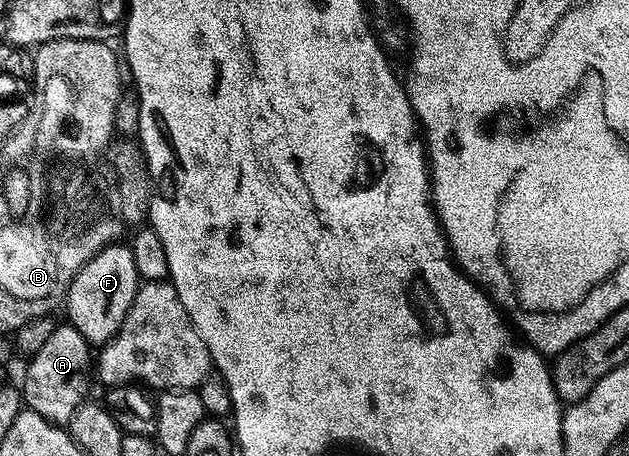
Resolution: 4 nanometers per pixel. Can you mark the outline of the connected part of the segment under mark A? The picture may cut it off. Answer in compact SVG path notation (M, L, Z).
M69 323L55 324L52 336L44 342L44 347L36 351L30 358L30 366L26 369L26 378L20 384L20 392L25 408L36 411L53 425L69 426L72 415L76 415L78 406L87 400L92 381L91 342L76 331Z

